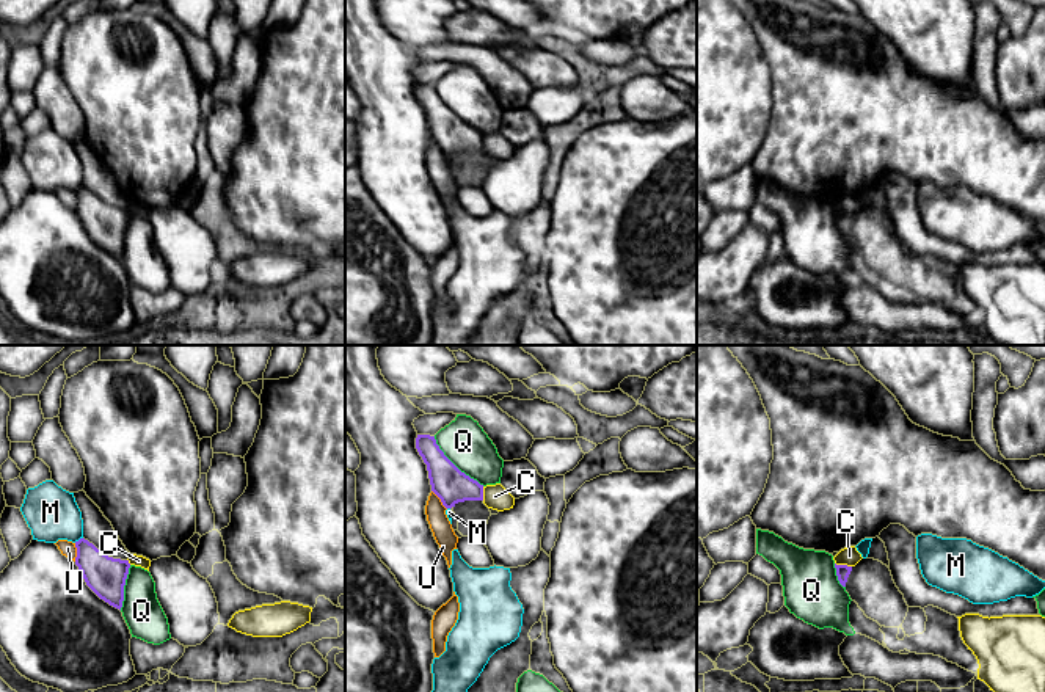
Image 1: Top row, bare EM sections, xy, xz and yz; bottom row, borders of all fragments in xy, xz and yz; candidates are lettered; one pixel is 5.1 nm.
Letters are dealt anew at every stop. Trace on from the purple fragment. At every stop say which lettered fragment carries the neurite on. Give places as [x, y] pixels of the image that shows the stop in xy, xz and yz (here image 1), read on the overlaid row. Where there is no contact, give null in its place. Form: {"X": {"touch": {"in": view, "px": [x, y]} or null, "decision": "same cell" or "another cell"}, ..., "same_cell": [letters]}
{"C": {"touch": {"in": "yz", "px": [843, 565]}, "decision": "another cell"}, "M": {"touch": {"in": "xy", "px": [79, 540]}, "decision": "another cell"}, "Q": {"touch": {"in": "xz", "px": [454, 465]}, "decision": "another cell"}, "U": {"touch": {"in": "xy", "px": [77, 553]}, "decision": "another cell"}, "same_cell": []}

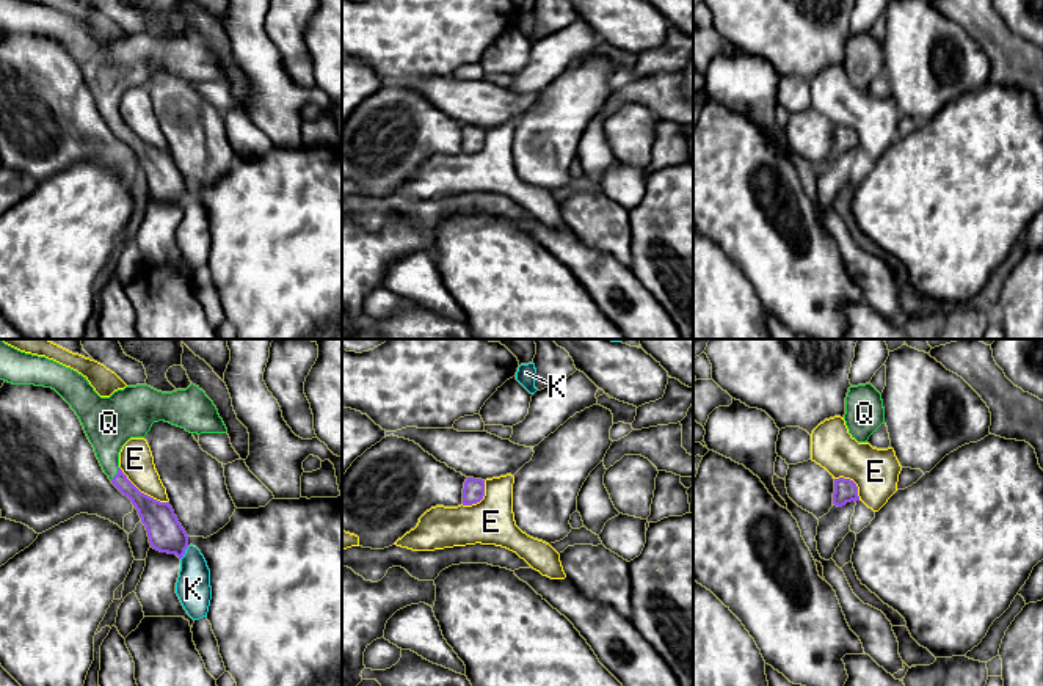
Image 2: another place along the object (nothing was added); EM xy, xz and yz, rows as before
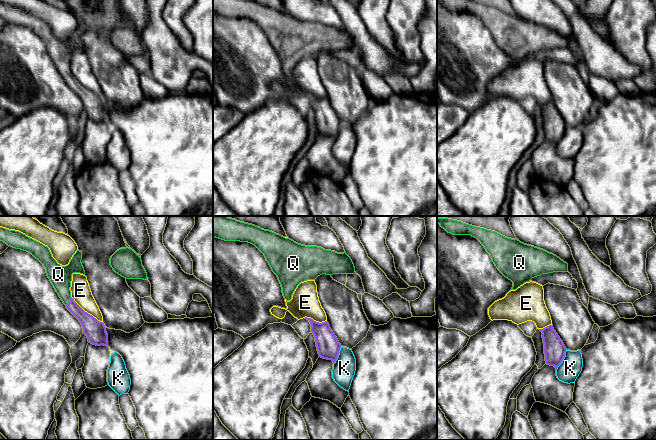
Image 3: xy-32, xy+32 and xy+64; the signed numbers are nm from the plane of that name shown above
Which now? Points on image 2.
{"E": {"touch": {"in": "xy", "px": [140, 492]}, "decision": "another cell"}, "K": {"touch": {"in": "xy", "px": [184, 553]}, "decision": "another cell"}, "Q": {"touch": {"in": "xy", "px": [118, 473]}, "decision": "same cell"}, "same_cell": ["Q"]}

